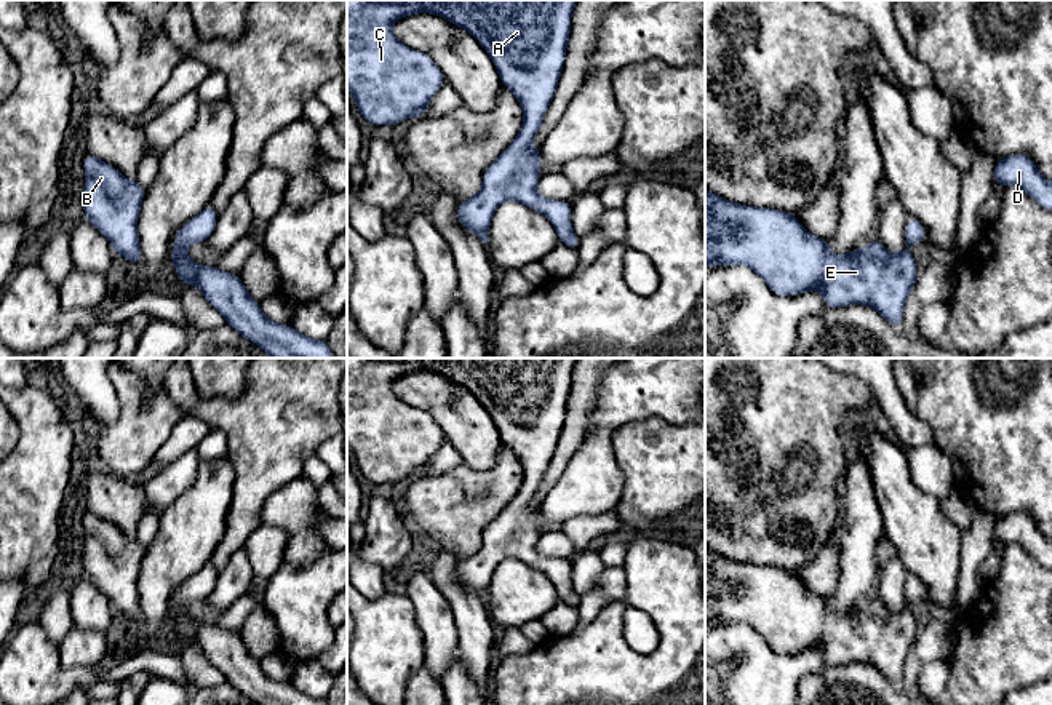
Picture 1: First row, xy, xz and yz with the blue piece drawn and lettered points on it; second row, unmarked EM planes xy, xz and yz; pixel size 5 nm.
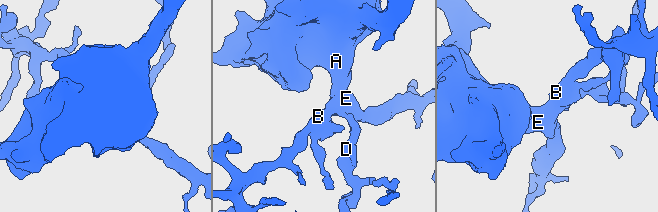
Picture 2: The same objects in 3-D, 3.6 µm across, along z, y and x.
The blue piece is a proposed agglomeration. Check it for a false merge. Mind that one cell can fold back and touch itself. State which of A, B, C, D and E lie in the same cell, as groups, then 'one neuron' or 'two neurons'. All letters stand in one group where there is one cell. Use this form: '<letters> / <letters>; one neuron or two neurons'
A B C D E; one neuron

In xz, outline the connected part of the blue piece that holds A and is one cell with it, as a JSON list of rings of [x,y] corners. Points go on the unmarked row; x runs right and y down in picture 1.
[[[347,358],[347,448],[355,456],[358,472],[374,484],[396,483],[417,476],[444,441],[435,419],[403,403],[392,388],[396,377],[417,371],[446,376],[473,393],[492,417],[500,443],[508,446],[523,467],[523,483],[510,504],[486,526],[481,548],[459,561],[456,576],[467,588],[488,603],[488,588],[497,564],[518,560],[547,574],[561,601],[579,607],[572,590],[571,560],[544,556],[537,552],[544,532],[540,507],[532,499],[556,451],[571,392],[571,376],[577,358]]]

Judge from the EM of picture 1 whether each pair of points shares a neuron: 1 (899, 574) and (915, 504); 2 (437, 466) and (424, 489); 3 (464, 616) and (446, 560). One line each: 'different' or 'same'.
1: different
2: different
3: same

